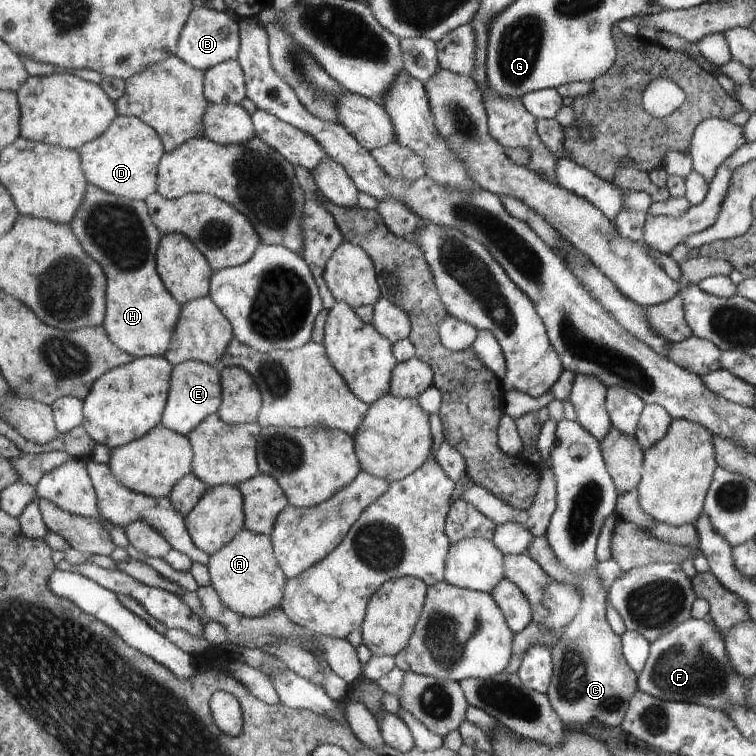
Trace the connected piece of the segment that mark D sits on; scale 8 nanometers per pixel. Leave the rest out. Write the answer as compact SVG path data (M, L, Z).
M118 114L113 124L99 138L84 144L77 152L81 155L88 182L111 194L146 201L150 194L158 192L158 170L166 150L158 132L140 118Z

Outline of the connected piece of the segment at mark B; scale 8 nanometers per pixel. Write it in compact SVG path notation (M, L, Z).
M202 6L195 7L190 14L189 20L187 21L180 38L180 46L177 51L177 56L186 63L189 63L189 66L192 66L193 68L199 69L200 71L208 71L221 63L238 60L240 48L240 24L235 20L233 13L228 10L219 12Z

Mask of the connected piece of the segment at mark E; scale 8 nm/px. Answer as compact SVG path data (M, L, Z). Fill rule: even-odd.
M189 361L174 367L162 424L179 434L188 435L208 416L218 414L222 405L222 371L215 365Z

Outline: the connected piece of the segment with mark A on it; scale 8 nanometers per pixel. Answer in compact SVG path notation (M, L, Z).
M249 529L240 530L227 546L210 555L210 558L211 586L229 608L253 618L280 608L288 578L281 568L269 535L257 534Z

